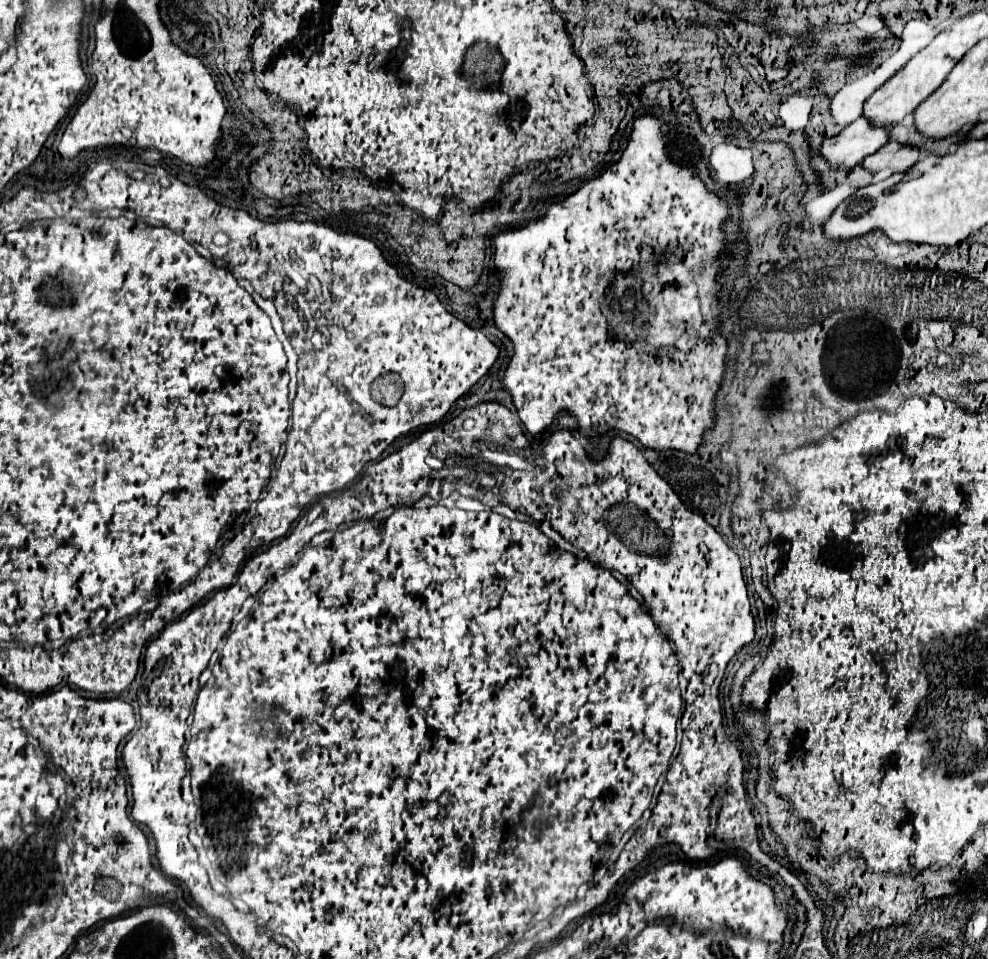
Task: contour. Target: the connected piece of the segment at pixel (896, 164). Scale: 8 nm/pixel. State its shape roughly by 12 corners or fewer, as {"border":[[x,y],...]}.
{"border":[[886,143],[864,159],[866,171],[906,171],[920,159],[918,147]]}

